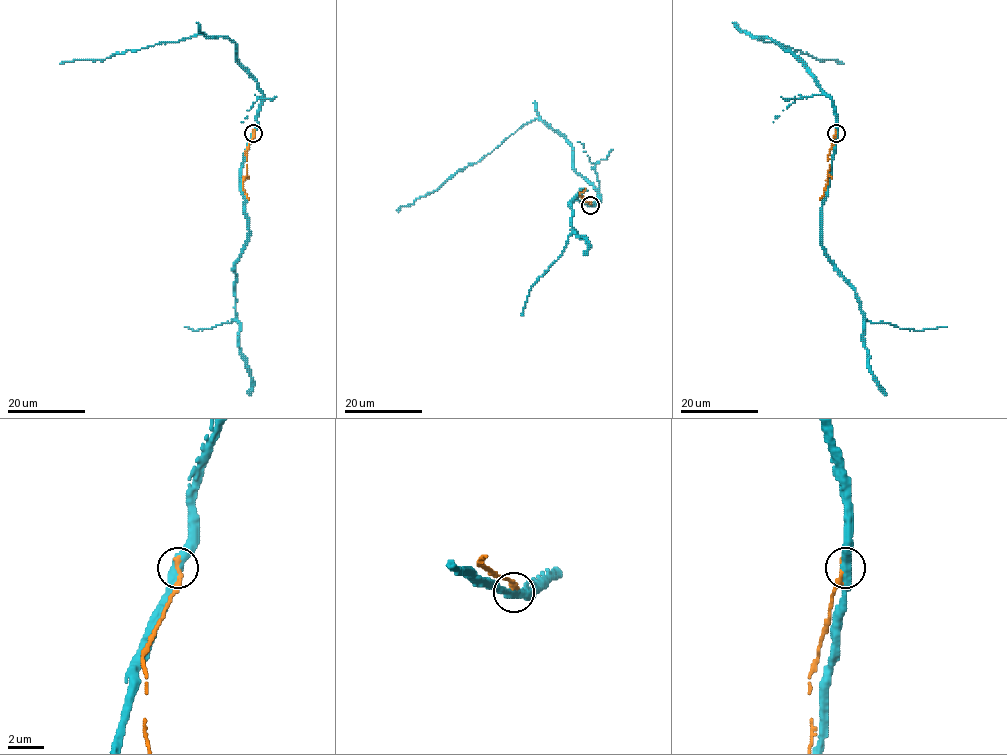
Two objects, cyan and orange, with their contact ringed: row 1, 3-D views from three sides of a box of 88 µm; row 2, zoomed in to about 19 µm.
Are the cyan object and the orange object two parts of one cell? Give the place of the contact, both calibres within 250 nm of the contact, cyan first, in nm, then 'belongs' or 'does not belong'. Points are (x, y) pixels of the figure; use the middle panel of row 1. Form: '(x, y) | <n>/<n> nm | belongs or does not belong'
(590, 205) | 480/320 nm | does not belong

